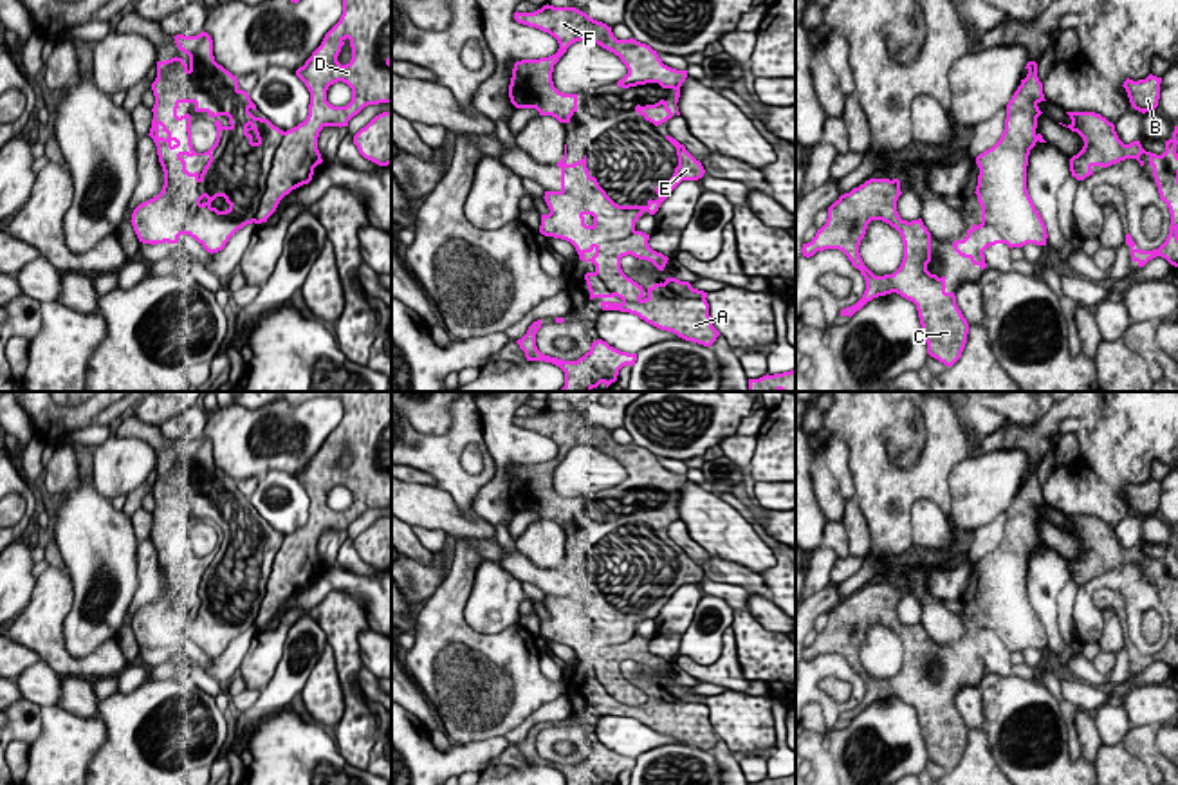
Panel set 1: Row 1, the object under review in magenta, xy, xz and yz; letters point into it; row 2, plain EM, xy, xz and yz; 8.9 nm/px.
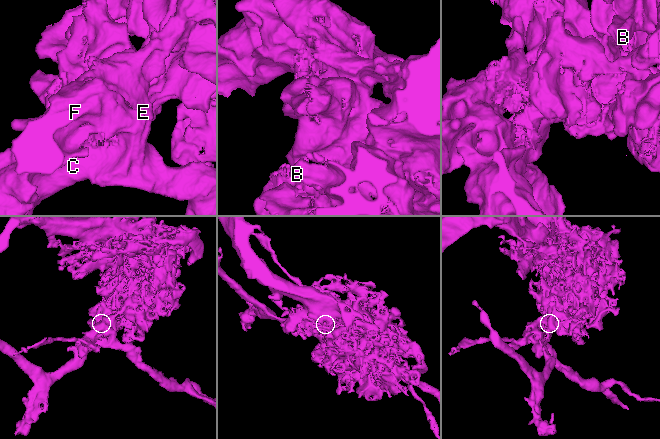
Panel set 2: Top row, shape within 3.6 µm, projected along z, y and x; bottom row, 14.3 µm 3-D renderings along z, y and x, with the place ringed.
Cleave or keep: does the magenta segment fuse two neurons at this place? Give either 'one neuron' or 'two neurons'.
two neurons

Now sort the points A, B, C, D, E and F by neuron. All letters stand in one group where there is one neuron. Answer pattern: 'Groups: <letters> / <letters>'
Groups: A B D / C E F

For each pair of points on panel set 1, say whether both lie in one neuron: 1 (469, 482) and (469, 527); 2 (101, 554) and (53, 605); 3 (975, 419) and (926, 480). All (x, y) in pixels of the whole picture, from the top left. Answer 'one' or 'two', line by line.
1: two
2: two
3: two

